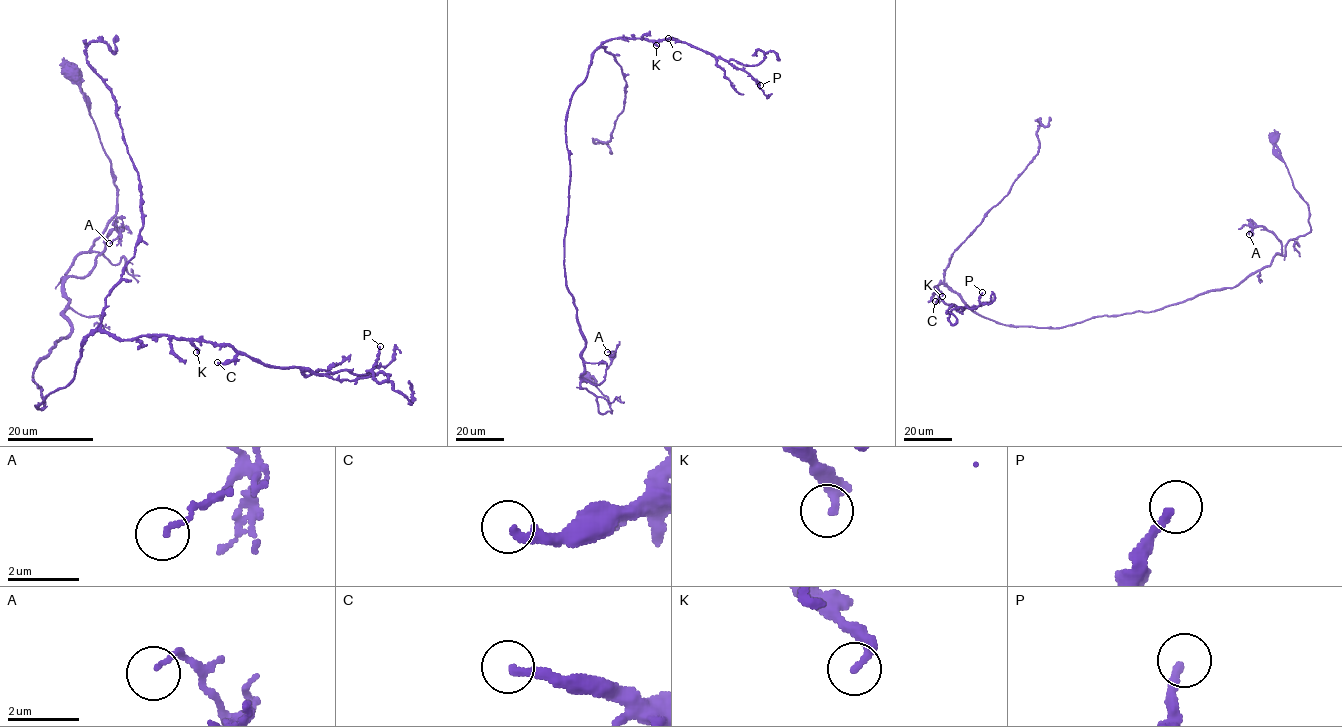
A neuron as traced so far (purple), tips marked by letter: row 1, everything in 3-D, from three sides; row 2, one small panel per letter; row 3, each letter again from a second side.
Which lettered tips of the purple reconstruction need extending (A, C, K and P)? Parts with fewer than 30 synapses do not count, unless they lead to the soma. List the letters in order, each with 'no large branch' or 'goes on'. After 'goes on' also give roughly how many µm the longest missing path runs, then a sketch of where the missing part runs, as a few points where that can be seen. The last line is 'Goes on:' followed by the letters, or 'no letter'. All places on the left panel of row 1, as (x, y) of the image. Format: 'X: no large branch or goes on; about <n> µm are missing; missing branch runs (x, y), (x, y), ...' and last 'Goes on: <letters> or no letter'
A: no large branch
C: no large branch
K: no large branch
P: goes on; about 15 µm are missing; missing branch runs (380, 346), (391, 330), (407, 320), (409, 338)
Goes on: P

